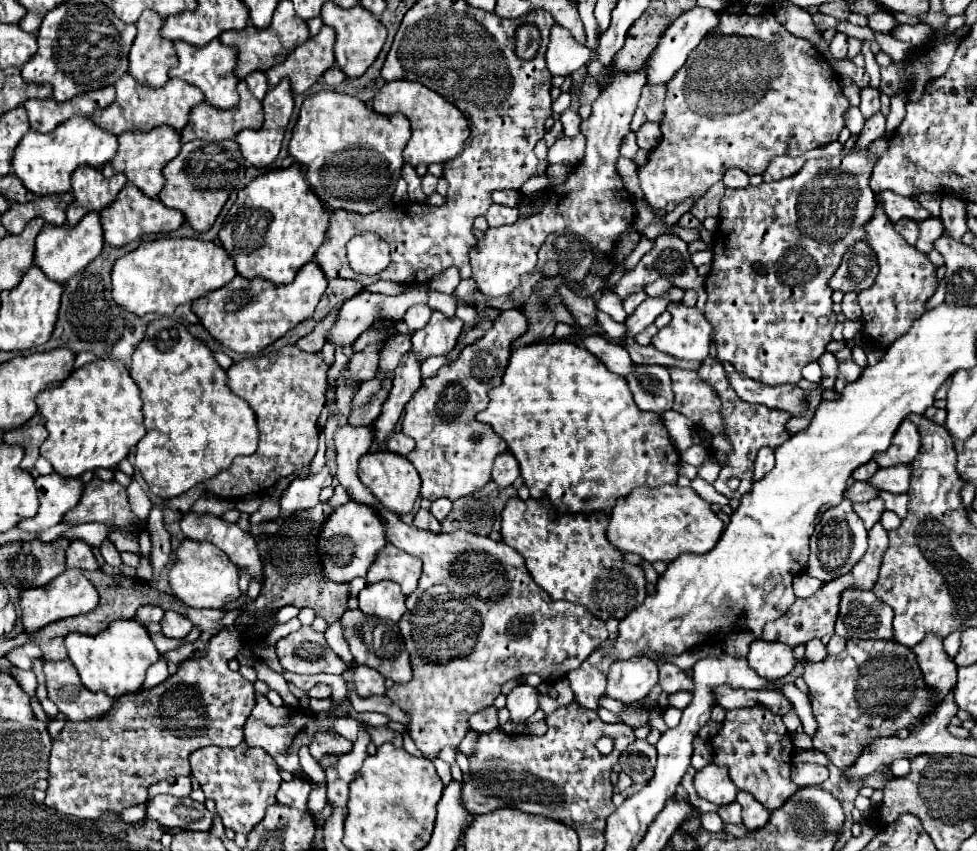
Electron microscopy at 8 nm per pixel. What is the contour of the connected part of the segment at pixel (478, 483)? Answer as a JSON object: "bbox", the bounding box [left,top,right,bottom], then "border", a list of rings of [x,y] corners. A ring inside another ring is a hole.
{"bbox":[401,310,529,502],"border":[[[505,310],[481,338],[461,352],[459,360],[441,366],[435,376],[423,380],[423,386],[415,392],[411,402],[407,402],[401,426],[403,432],[417,442],[407,458],[421,476],[421,498],[431,502],[449,498],[455,502],[481,490],[491,480],[493,460],[507,450],[507,444],[493,432],[493,428],[477,422],[475,414],[487,408],[487,392],[501,384],[511,358],[511,344],[523,336],[527,328],[529,320],[521,310]],[[473,434],[479,434],[481,440],[473,442]]]}

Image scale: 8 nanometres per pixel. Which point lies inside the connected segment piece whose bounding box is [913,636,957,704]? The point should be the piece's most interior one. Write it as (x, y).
(939, 672)

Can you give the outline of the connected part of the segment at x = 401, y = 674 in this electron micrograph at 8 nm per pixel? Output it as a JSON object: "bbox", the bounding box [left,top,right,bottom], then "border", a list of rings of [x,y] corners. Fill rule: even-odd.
{"bbox":[341,610,413,684],"border":[[[347,610],[341,616],[341,622],[345,624],[345,638],[349,640],[349,648],[357,664],[375,668],[383,678],[391,678],[397,684],[407,684],[413,678],[409,652],[395,622],[377,620],[377,616],[365,616],[361,610]]]}

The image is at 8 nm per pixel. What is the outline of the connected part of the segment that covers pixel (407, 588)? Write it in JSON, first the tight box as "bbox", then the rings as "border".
{"bbox":[367,544,423,596],"border":[[[387,544],[379,552],[373,566],[369,568],[367,580],[371,584],[381,580],[393,580],[401,586],[403,594],[409,596],[417,588],[421,572],[423,572],[423,564],[419,558],[413,558],[411,554],[395,548],[393,544]]]}

